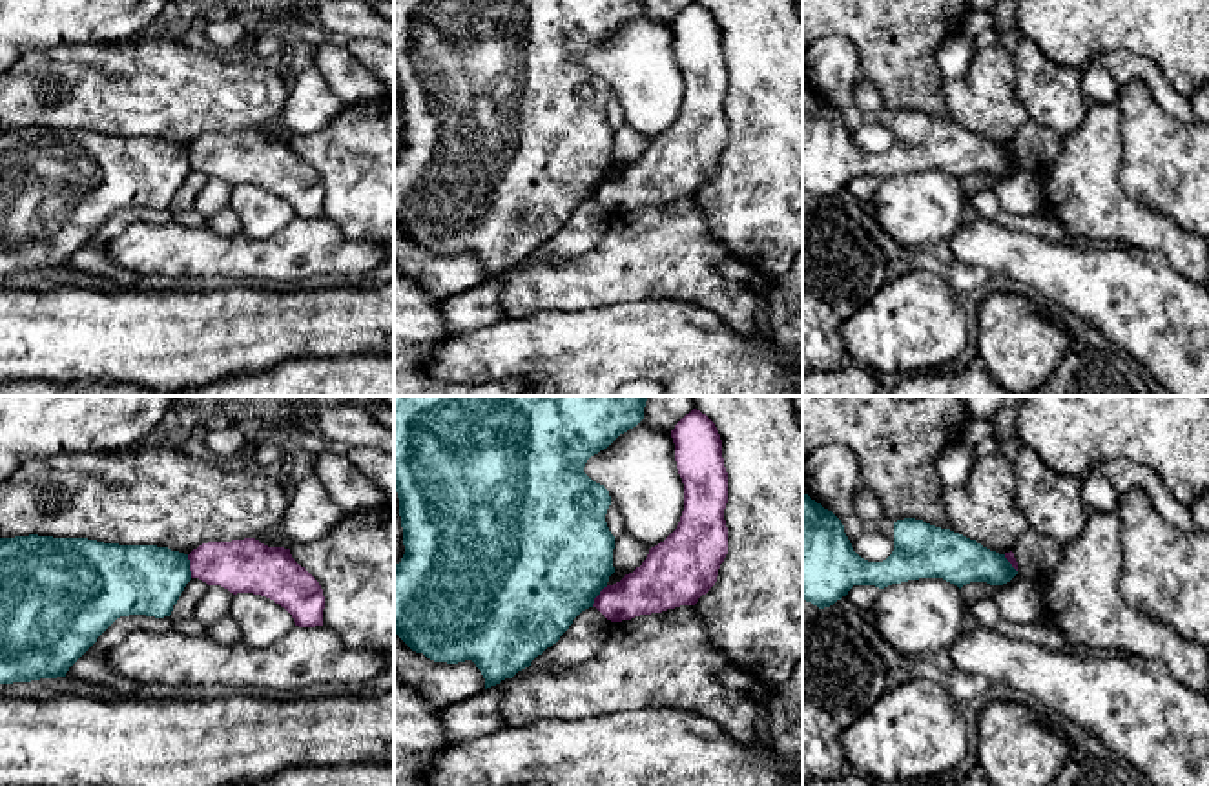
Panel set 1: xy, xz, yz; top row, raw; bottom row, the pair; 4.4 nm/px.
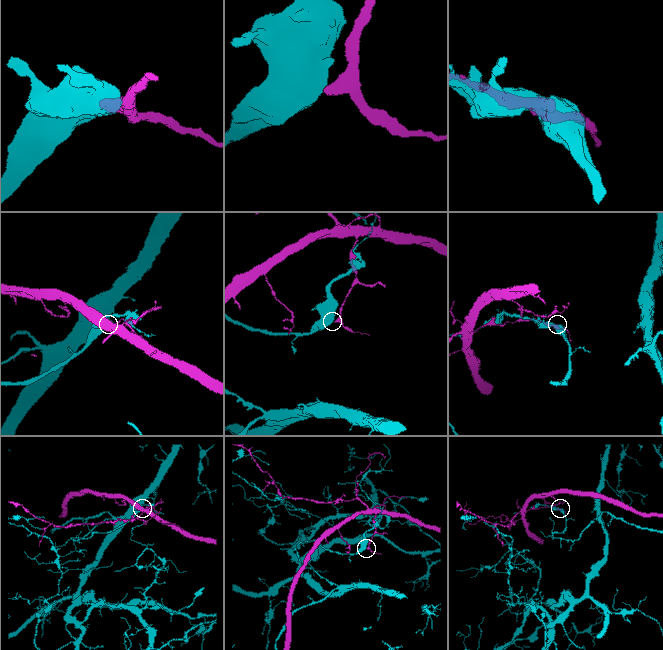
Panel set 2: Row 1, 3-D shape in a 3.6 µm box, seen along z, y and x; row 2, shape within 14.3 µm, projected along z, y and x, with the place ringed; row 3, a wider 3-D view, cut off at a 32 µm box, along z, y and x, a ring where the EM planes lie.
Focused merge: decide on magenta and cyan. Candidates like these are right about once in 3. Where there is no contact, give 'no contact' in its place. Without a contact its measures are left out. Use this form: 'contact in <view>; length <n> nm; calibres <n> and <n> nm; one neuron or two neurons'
contact in xy; length 110 nm; calibres 240 and 300 nm; two neurons

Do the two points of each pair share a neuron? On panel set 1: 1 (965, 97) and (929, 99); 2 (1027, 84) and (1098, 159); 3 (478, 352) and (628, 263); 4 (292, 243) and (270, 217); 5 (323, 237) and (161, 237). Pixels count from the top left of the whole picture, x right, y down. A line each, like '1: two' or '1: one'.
1: two
2: two
3: two
4: two
5: one

